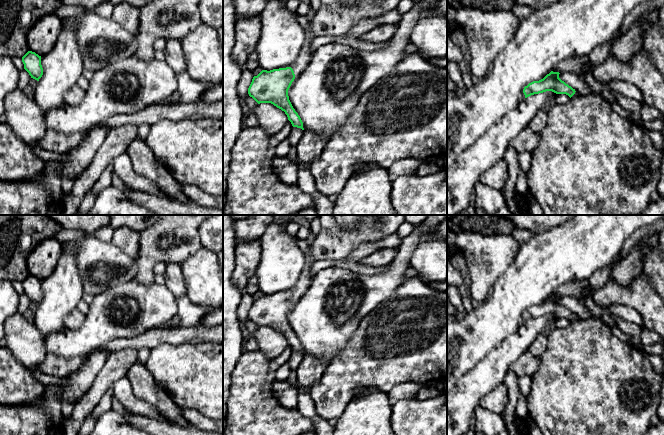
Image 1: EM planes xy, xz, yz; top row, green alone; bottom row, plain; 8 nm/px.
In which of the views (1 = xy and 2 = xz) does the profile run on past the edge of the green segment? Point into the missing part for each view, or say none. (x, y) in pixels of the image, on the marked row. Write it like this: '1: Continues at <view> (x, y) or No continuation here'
1: No continuation here
2: Continues at xz (302, 61)

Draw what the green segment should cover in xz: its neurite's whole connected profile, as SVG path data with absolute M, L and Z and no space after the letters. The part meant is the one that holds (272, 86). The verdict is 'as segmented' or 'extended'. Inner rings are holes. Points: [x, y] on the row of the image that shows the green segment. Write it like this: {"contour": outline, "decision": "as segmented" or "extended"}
{"contour": "M307 36L298 58L290 67L262 70L254 76L248 88L248 94L258 104L271 103L285 112L293 127L303 128L303 122L298 113L293 108L288 90L294 79L307 67L312 58L313 36Z", "decision": "extended"}

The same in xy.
{"contour": "M28 51L23 57L22 62L24 69L29 73L31 78L39 81L43 75L43 68L41 65L41 56L35 52Z", "decision": "as segmented"}

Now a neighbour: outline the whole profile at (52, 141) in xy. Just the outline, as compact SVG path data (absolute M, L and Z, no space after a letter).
M47 130L41 140L32 142L31 145L51 152L66 153L78 147L83 141L84 134L75 133L65 135L52 130Z

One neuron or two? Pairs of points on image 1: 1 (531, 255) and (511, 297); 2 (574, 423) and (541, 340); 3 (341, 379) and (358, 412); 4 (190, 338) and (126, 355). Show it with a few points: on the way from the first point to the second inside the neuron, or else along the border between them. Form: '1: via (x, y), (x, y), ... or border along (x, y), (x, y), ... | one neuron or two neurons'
1: via (531, 265), (531, 276), (520, 287) | one neuron
2: border along (547, 333), (547, 348), (539, 357) | two neurons
3: border along (373, 388), (361, 388), (357, 391), (338, 418) | two neurons
4: border along (136, 351), (130, 348), (122, 348), (112, 352) | two neurons

